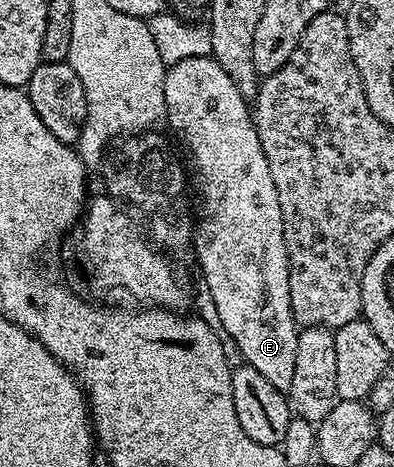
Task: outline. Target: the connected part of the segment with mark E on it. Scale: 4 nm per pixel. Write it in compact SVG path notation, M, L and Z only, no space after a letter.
M211 55L186 58L167 69L164 76L164 104L166 105L165 121L170 122L174 134L184 150L182 154L188 169L188 182L192 187L193 197L196 199L196 221L192 226L192 254L198 257L198 266L202 269L202 278L206 281L206 290L210 293L214 314L218 317L217 325L224 332L228 332L228 336L232 336L232 340L236 340L236 348L240 348L245 365L256 368L256 372L260 372L260 376L264 376L264 380L268 380L268 384L272 384L272 388L283 392L289 391L292 384L292 372L296 369L296 340L300 327L292 316L292 300L288 288L290 265L284 240L284 224L280 216L280 200L276 196L276 184L272 184L272 172L268 172L268 160L260 145L259 134L254 128L251 107L247 99L241 96L236 84L229 79L224 68L220 67L220 64Z

